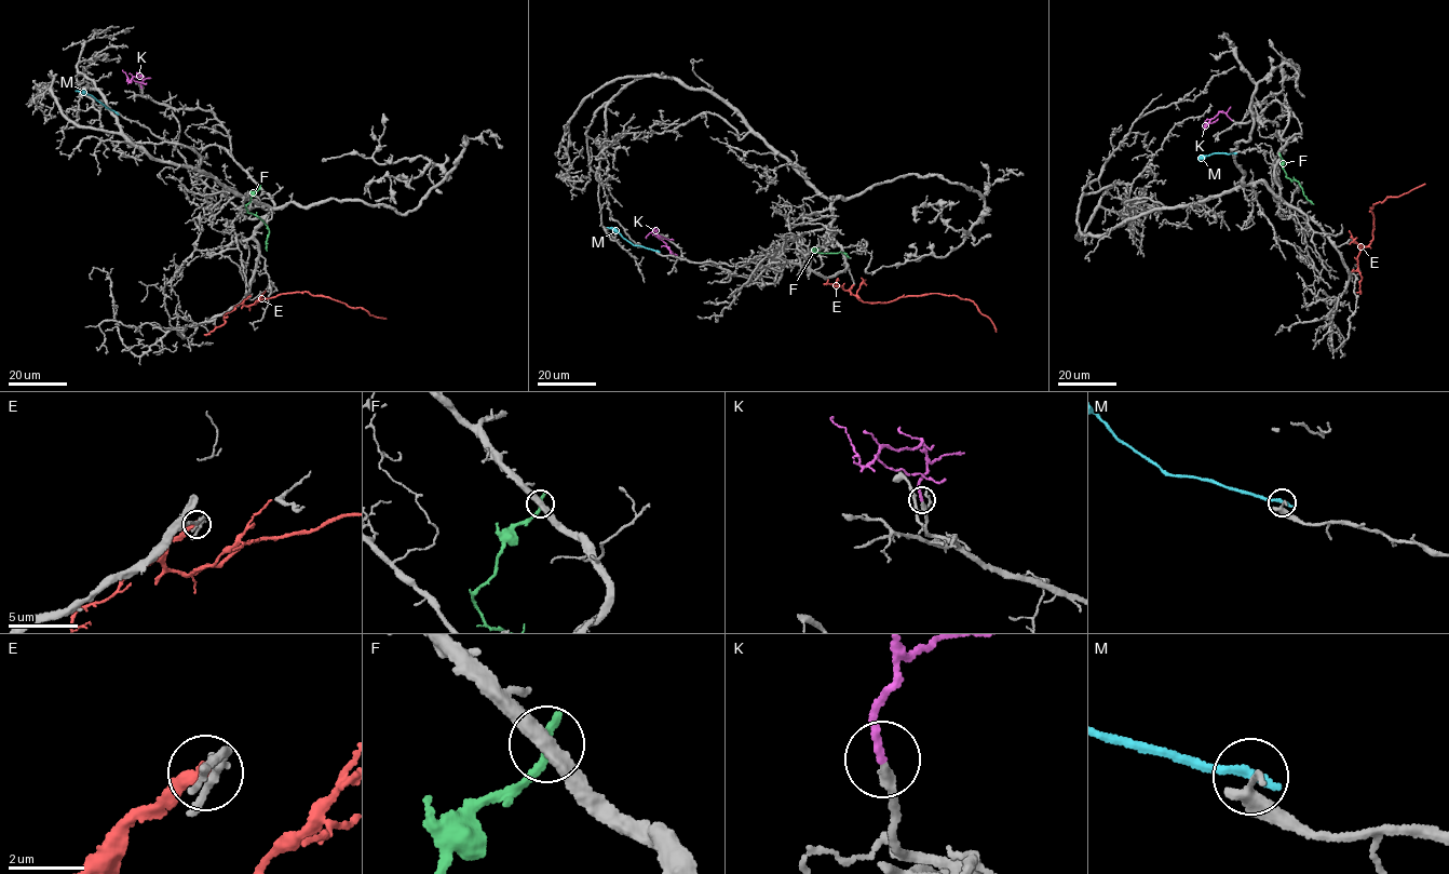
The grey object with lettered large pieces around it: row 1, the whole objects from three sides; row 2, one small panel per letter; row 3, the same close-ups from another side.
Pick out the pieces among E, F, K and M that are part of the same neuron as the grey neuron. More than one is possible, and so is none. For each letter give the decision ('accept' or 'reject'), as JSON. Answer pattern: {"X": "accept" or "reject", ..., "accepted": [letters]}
{"E": "reject", "F": "reject", "K": "accept", "M": "reject", "accepted": ["K"]}

